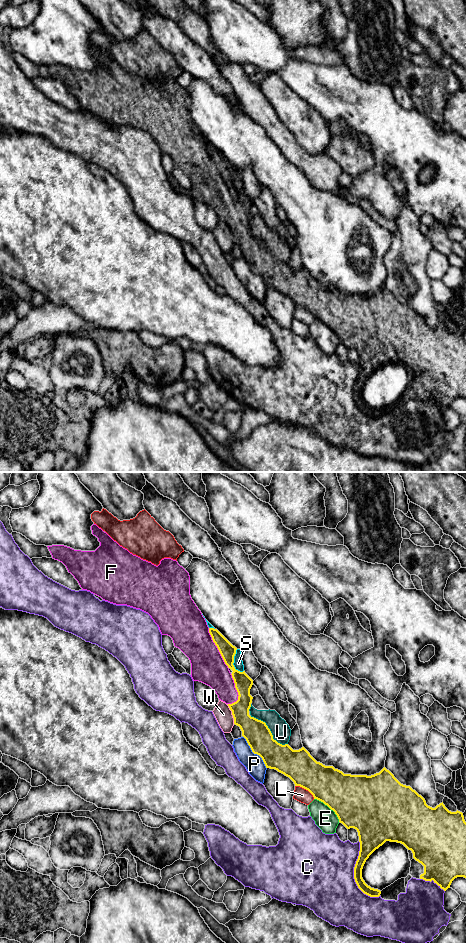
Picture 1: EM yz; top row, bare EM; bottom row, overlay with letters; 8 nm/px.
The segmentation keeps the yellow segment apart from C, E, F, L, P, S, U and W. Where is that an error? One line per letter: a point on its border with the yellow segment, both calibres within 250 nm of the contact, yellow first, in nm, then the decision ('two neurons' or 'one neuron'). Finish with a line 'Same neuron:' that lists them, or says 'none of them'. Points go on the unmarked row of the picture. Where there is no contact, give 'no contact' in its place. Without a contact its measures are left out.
C: contact yz (354, 394); calibres 130 and 500 nm; two neurons
E: contact yz (329, 327); calibres 440 and 170 nm; two neurons
F: contact yz (217, 167); calibres 120 and 300 nm; one neuron
L: contact yz (305, 308); calibres 300 and 120 nm; two neurons
P: contact yz (254, 273); calibres 220 and 150 nm; two neurons
S: contact yz (233, 182); calibres 140 and 80 nm; two neurons
U: contact yz (269, 250); calibres 220 and 150 nm; two neurons
W: contact yz (232, 234); calibres 200 and 140 nm; two neurons
Same neuron: F

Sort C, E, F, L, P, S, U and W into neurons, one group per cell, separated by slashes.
C / E / F / L / P / S / U / W

